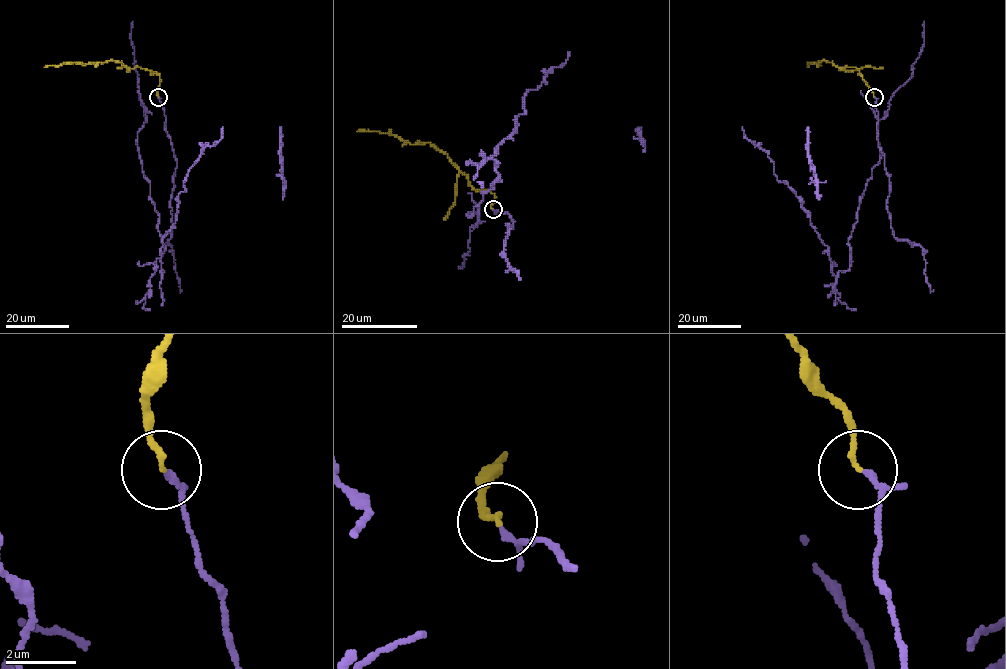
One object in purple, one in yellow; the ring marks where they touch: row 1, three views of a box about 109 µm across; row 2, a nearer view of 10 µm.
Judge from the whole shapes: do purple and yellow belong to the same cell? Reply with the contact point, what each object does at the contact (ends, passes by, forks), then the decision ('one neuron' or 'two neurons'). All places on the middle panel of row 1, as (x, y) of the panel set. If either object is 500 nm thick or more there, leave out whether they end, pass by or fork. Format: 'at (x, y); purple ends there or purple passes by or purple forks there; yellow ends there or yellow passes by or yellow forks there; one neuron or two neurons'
at (493, 209); purple passes by; yellow ends there; one neuron

